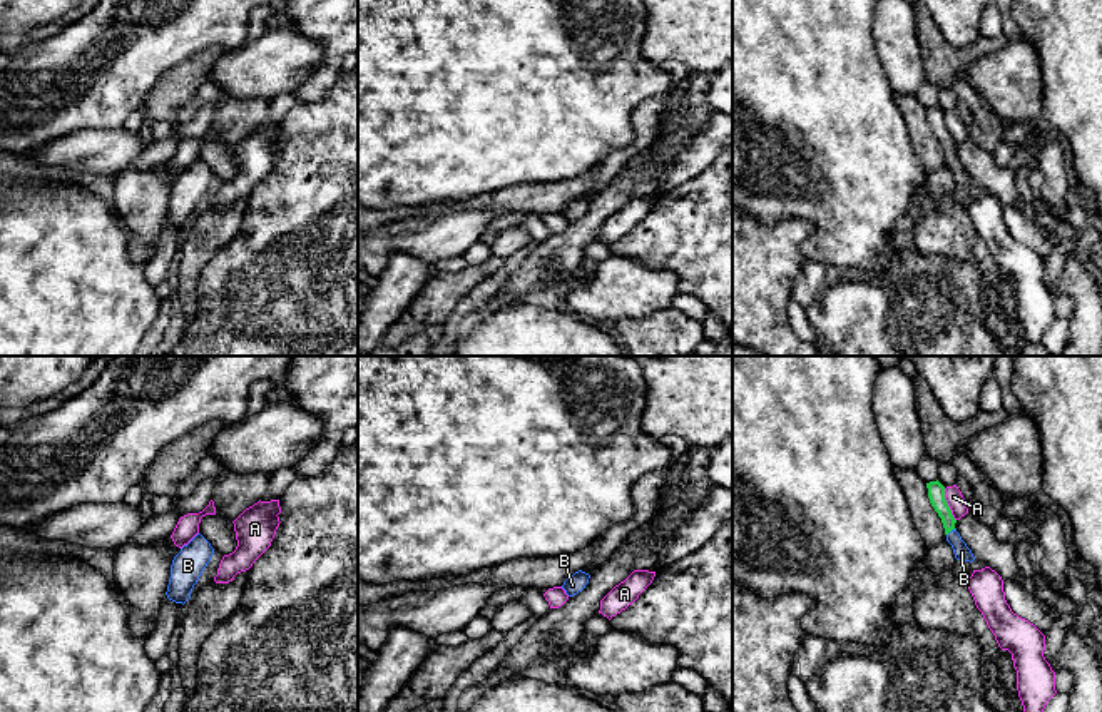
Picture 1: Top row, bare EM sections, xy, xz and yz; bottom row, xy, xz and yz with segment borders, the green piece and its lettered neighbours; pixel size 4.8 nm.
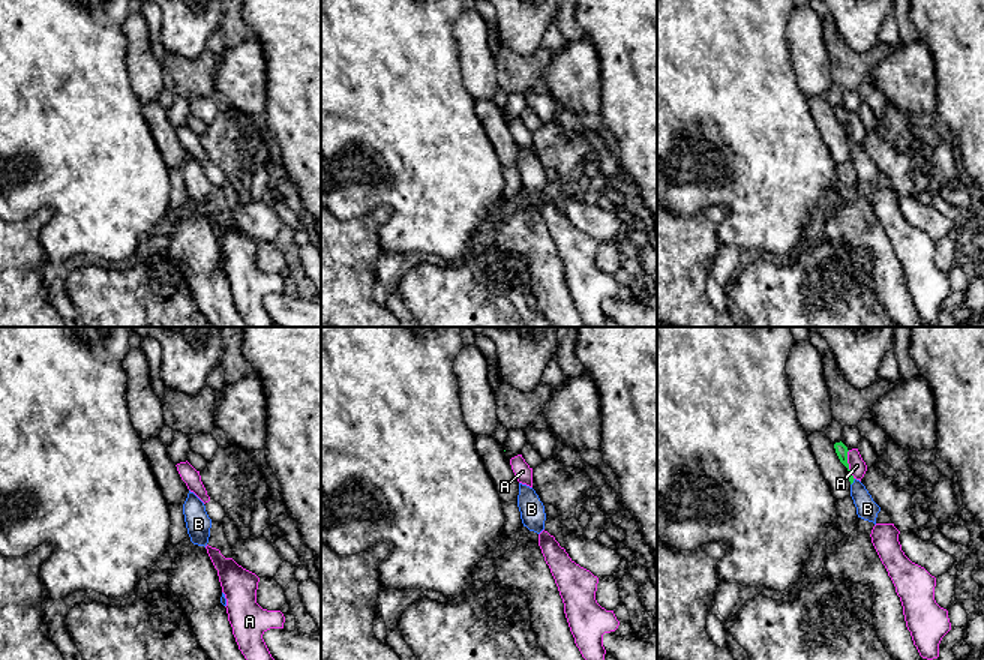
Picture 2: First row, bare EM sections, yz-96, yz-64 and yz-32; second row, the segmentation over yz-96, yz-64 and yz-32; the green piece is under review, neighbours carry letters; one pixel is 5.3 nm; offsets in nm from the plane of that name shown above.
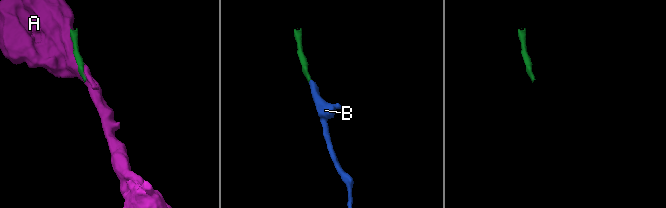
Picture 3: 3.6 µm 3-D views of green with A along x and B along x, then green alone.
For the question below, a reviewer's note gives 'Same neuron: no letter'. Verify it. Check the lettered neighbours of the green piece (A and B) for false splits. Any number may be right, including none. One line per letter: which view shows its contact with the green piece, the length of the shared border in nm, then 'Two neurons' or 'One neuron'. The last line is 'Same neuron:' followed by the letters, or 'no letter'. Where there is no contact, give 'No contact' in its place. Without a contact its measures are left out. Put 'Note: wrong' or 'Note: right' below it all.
A: Touches green in yz. Shared border 170 nm. Two neurons
B: Touches green in yz. Shared border 60 nm. One neuron
Same neuron: B
Note: wrong

